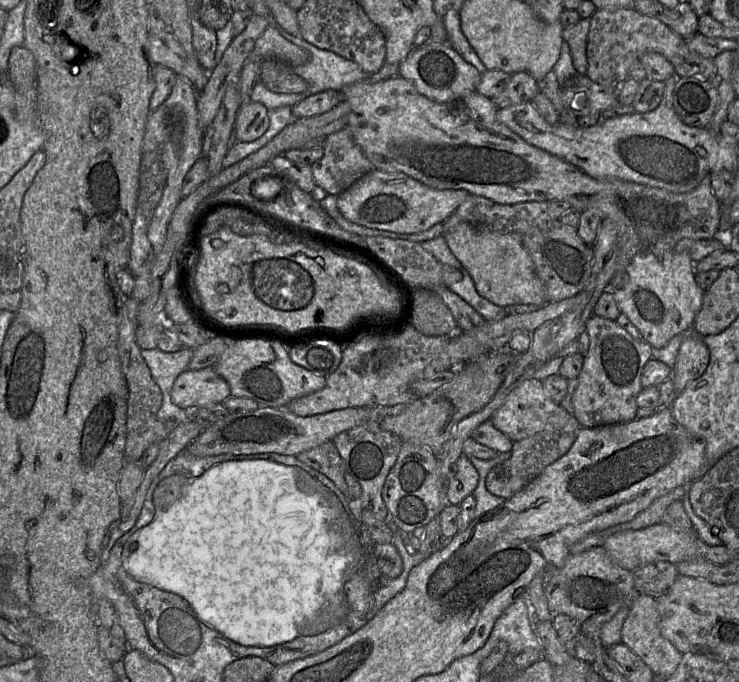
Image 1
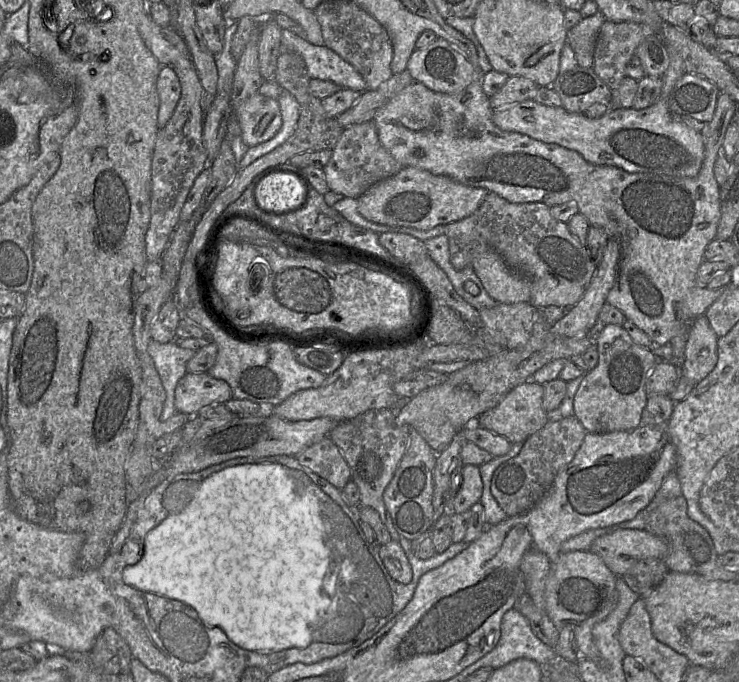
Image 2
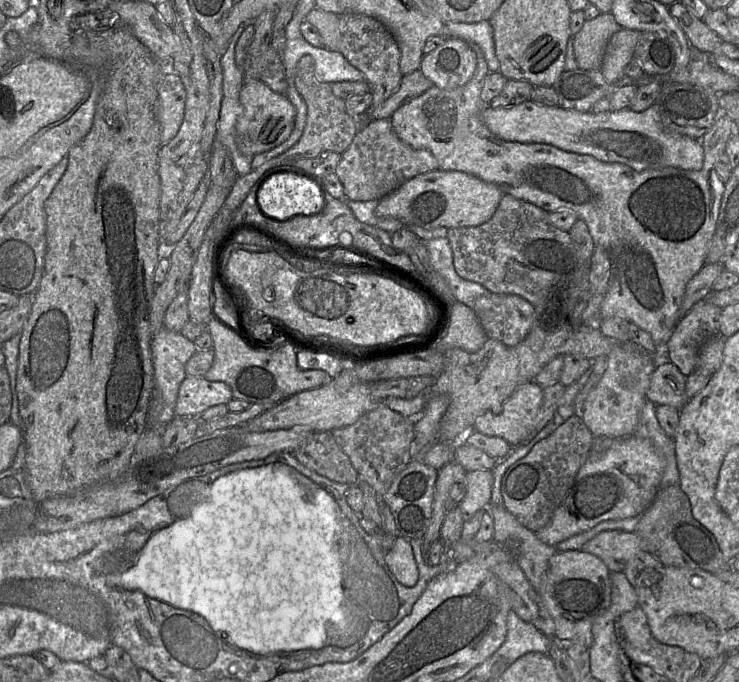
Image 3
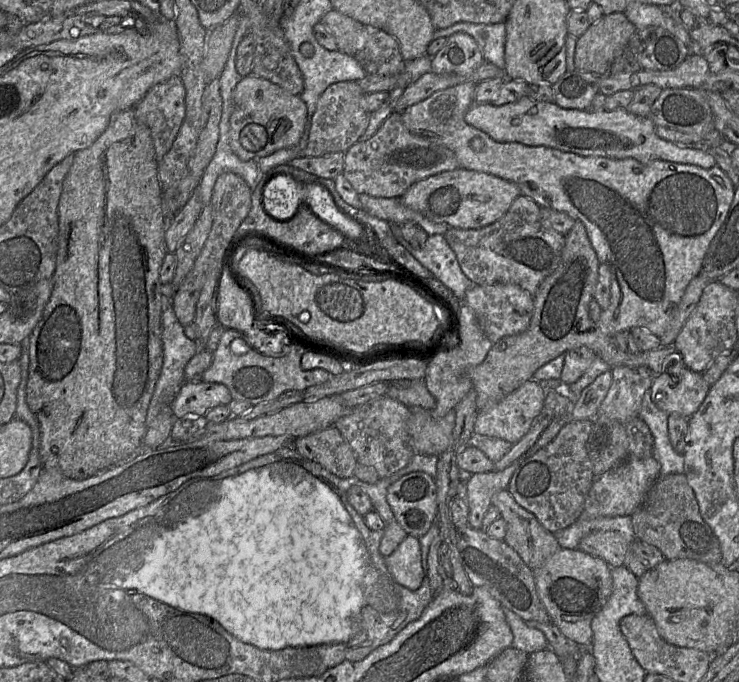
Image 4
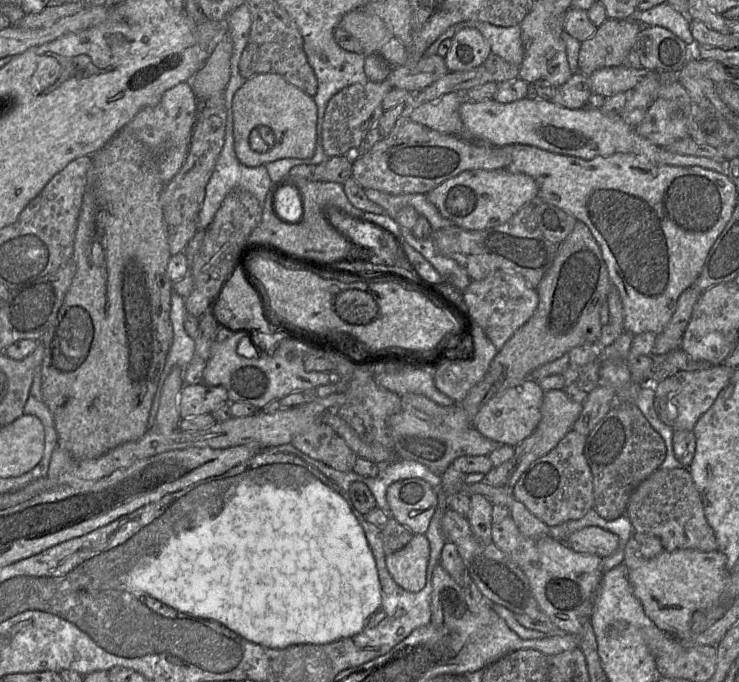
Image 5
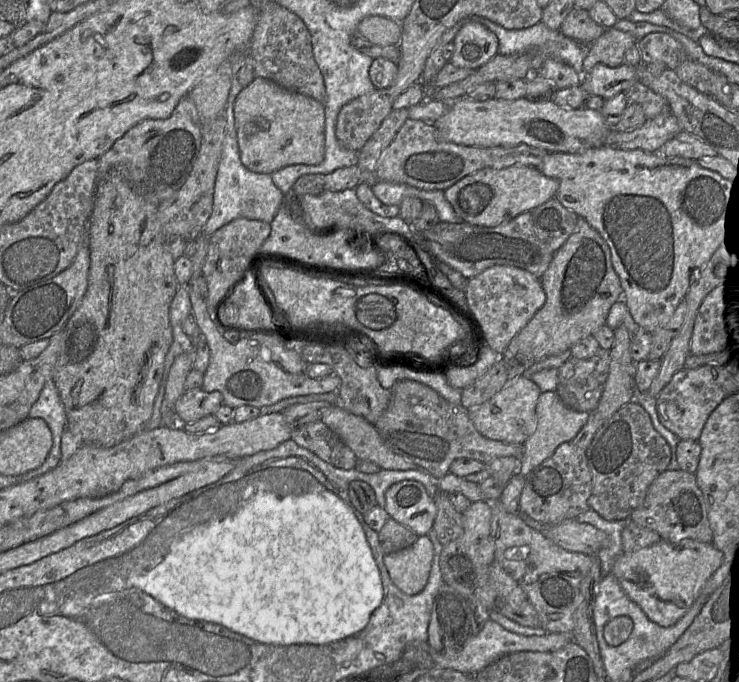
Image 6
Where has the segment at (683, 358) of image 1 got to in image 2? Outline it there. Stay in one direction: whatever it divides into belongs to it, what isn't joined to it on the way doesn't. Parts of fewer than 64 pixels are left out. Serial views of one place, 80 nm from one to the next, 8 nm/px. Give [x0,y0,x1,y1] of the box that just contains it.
[680,315,718,384]

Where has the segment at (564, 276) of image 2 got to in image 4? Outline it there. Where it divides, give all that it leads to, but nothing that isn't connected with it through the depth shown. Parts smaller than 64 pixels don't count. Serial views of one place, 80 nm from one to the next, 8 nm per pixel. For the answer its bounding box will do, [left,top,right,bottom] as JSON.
[444,195,566,296]

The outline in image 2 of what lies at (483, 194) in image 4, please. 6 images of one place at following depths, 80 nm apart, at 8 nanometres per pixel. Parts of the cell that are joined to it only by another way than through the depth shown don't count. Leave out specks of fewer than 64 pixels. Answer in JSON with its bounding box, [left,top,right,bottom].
[357,167,488,230]

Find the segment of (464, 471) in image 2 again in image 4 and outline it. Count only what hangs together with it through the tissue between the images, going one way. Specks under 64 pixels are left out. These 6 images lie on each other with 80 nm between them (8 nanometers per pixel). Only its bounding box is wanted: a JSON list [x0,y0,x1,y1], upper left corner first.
[466,448,541,529]

